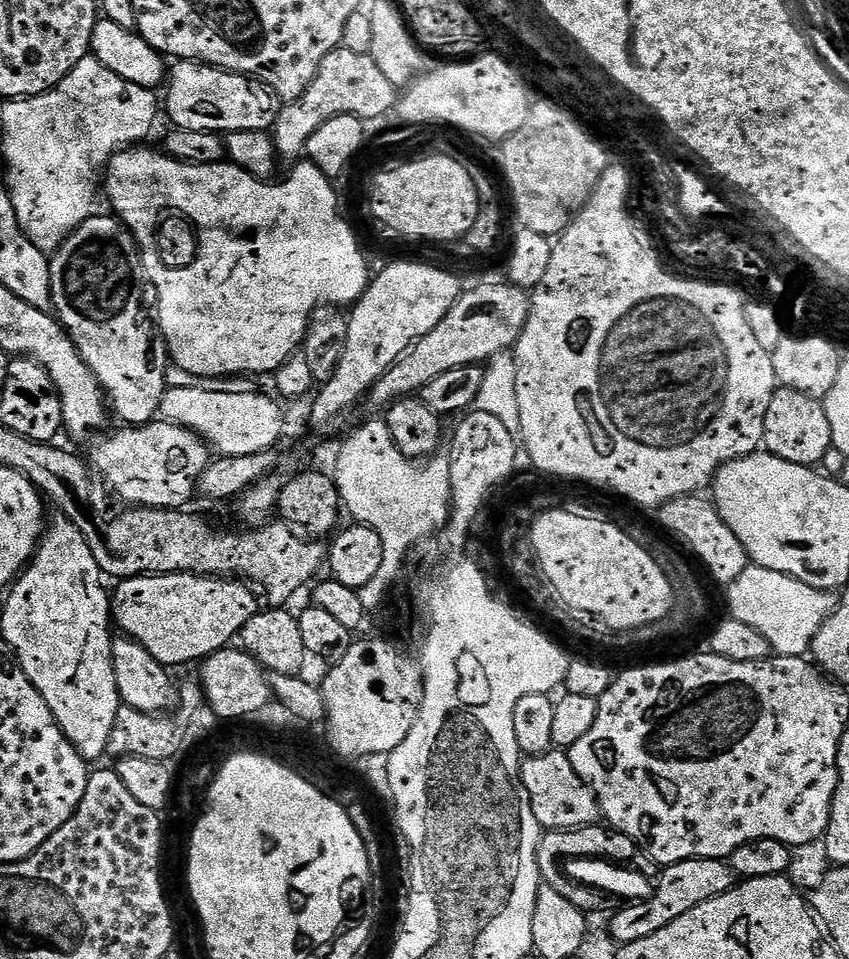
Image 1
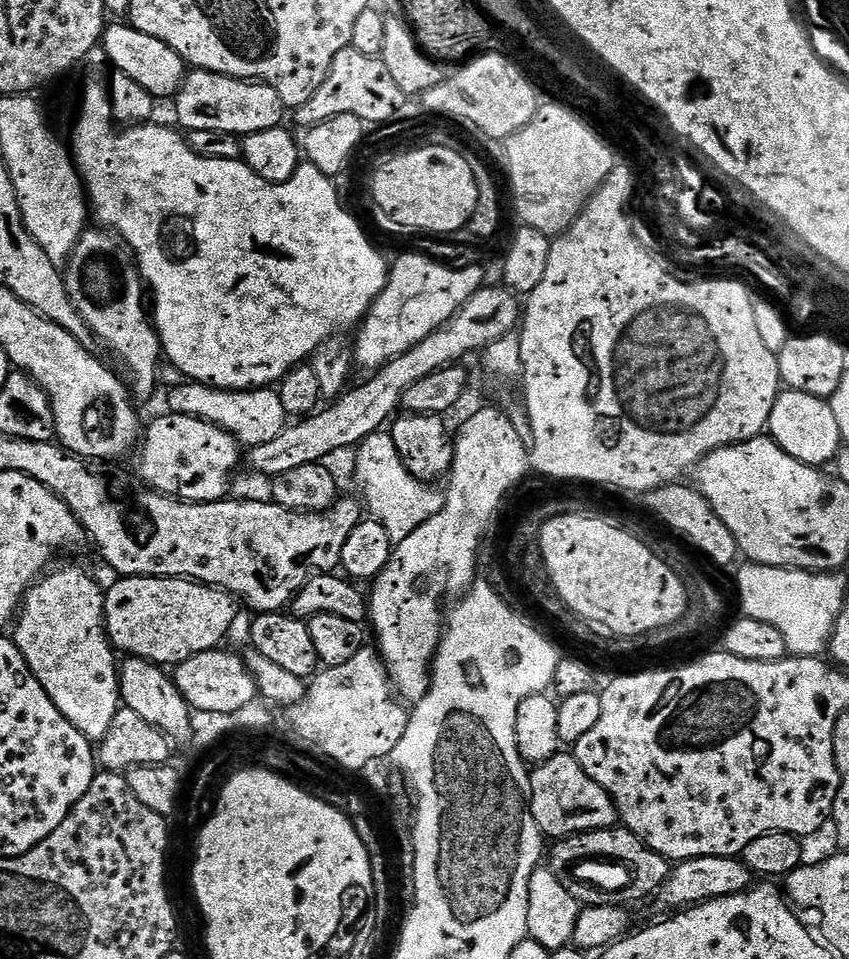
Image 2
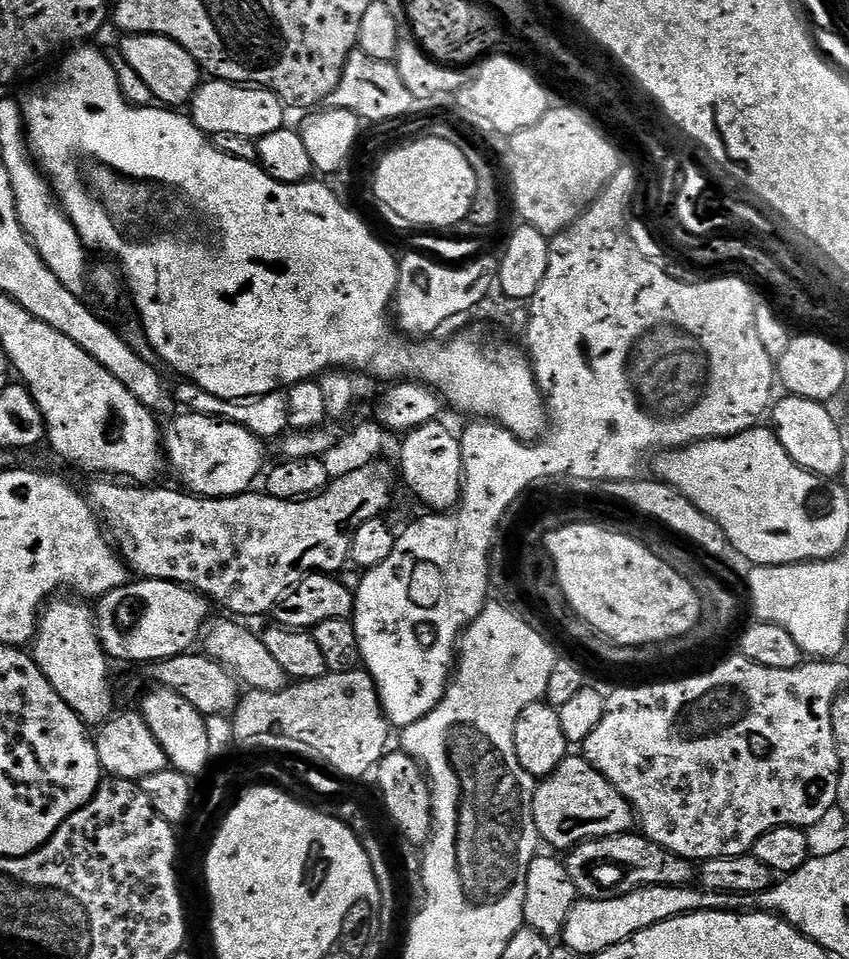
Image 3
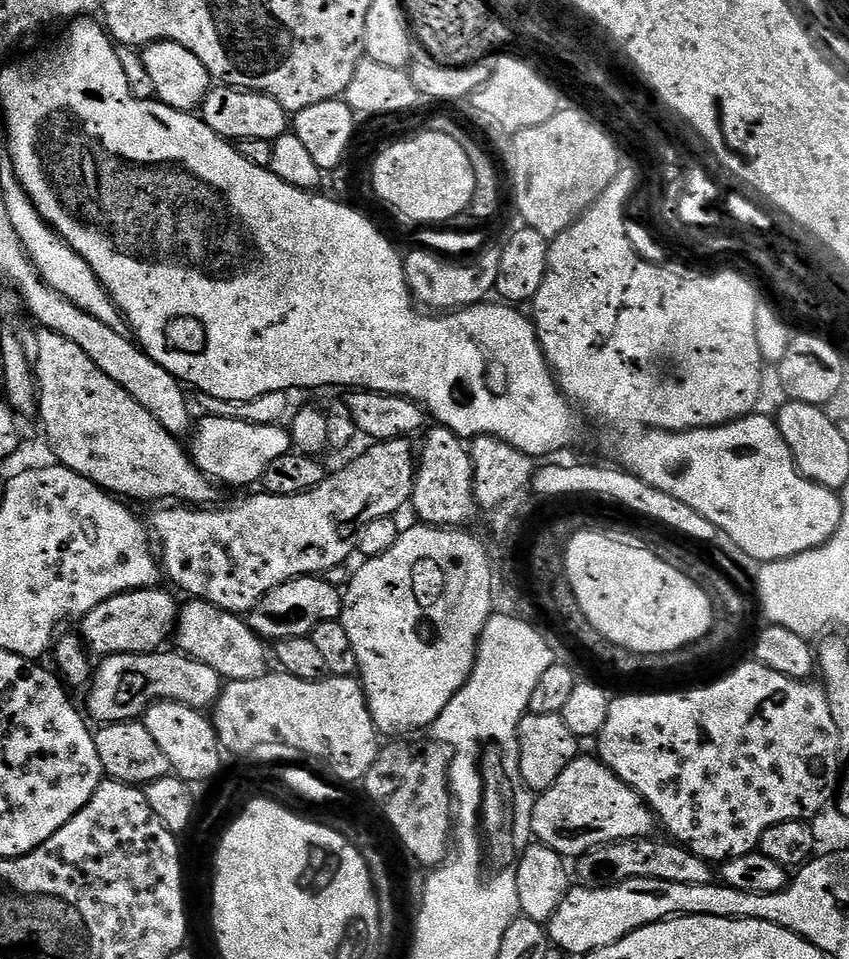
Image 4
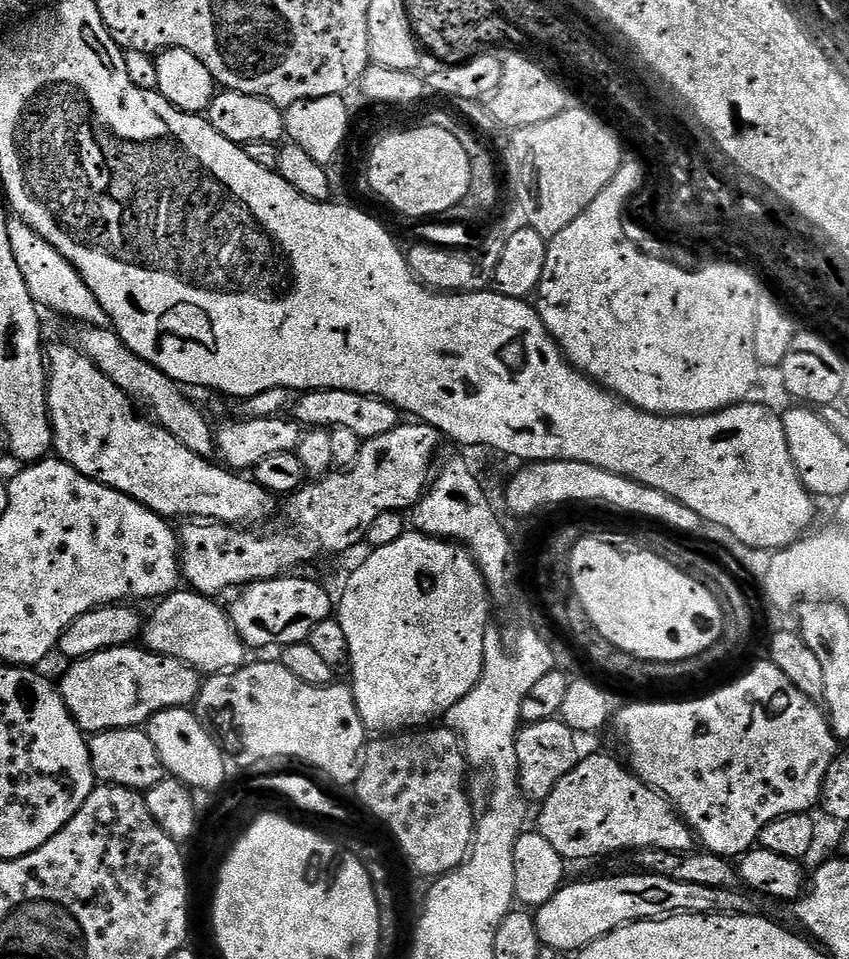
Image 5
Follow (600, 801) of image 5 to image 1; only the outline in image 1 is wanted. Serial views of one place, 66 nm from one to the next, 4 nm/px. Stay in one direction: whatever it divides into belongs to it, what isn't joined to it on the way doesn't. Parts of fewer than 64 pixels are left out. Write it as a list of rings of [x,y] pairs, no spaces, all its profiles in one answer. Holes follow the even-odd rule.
[[[553,750],[543,752],[541,756],[527,757],[521,763],[520,777],[526,786],[526,794],[530,794],[530,806],[541,829],[584,828],[601,819],[596,795],[574,770],[567,751]]]

